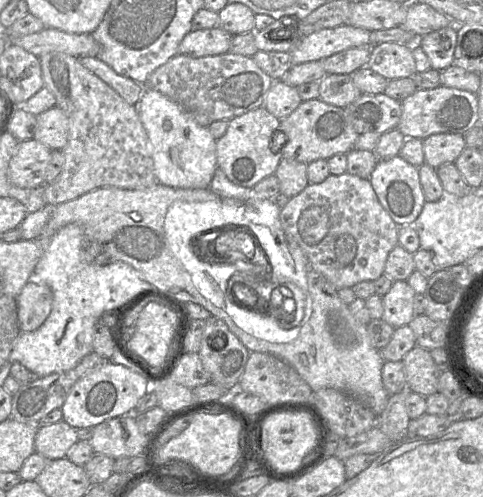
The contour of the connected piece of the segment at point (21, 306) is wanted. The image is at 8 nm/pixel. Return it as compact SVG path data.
M37 280L28 281L16 297L18 326L23 332L37 330L48 318L53 302L50 288Z

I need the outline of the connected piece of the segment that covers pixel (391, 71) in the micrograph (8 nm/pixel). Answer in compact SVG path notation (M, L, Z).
M395 42L373 44L367 67L388 81L408 78L417 72L411 46Z

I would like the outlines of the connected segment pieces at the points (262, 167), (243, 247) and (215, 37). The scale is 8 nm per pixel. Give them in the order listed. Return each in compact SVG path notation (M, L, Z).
M263 106L232 118L225 134L216 142L217 168L233 183L248 188L273 175L287 142L286 134L279 129L280 121Z
M228 230L204 235L204 240L215 238L215 251L223 252L224 259L209 258L219 261L249 261L255 254L254 234L250 231Z
M220 26L191 30L182 39L178 54L192 57L224 54L229 51L232 37L233 35Z

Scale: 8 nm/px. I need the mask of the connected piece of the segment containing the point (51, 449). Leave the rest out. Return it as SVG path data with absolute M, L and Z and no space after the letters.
M63 419L49 425L39 425L35 435L35 452L48 460L66 457L68 449L78 441L77 429Z

